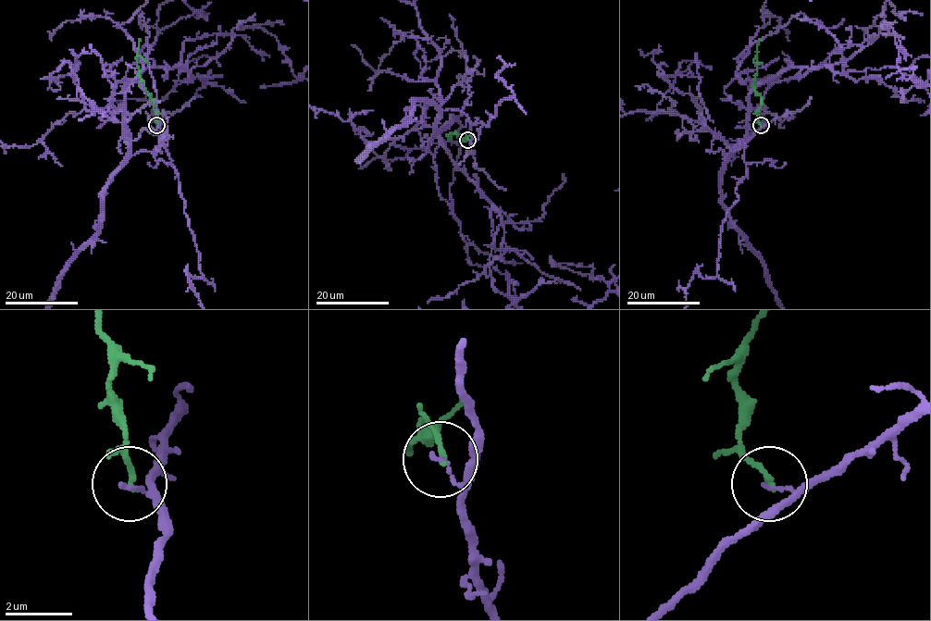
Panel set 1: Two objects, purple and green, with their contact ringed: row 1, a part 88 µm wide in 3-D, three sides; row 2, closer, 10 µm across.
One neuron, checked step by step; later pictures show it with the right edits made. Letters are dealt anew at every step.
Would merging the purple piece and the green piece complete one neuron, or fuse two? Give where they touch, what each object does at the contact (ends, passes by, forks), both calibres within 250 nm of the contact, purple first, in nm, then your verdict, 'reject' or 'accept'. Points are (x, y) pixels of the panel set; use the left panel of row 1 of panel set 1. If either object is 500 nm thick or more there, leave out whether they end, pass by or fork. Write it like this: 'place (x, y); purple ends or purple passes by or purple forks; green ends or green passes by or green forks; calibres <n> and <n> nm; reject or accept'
place (156, 125); purple ends; green ends; calibres 110 and 160 nm; reject

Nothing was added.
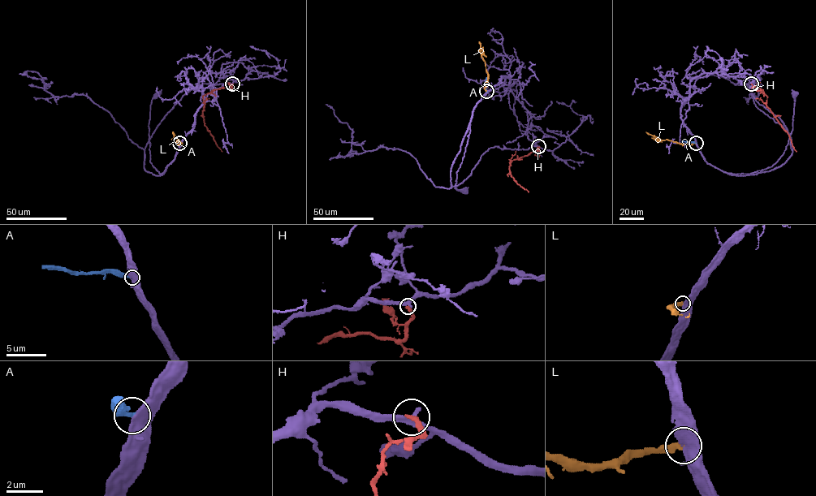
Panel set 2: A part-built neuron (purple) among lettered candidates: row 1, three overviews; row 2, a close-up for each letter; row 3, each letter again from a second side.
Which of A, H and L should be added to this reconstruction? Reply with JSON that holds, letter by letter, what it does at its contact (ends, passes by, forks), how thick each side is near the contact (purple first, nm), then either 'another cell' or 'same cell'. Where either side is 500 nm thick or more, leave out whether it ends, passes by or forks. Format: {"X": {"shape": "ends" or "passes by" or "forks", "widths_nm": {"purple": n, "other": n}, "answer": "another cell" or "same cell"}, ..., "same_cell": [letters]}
{"A": {"widths_nm": {"purple": 650, "other": 300}, "answer": "another cell"}, "H": {"shape": "ends", "widths_nm": {"purple": 360, "other": 320}, "answer": "another cell"}, "L": {"shape": "ends", "widths_nm": {"purple": 440, "other": 360}, "answer": "another cell"}, "same_cell": []}

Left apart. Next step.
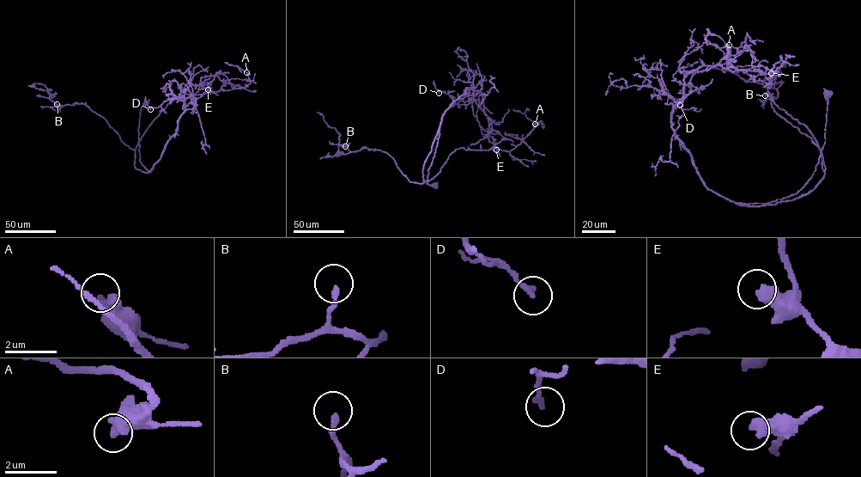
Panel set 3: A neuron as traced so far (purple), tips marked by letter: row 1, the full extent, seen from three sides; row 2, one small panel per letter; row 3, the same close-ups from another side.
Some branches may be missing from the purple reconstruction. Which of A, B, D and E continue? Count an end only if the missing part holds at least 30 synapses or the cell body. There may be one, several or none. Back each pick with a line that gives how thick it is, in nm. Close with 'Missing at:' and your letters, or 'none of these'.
Missing at: none of these

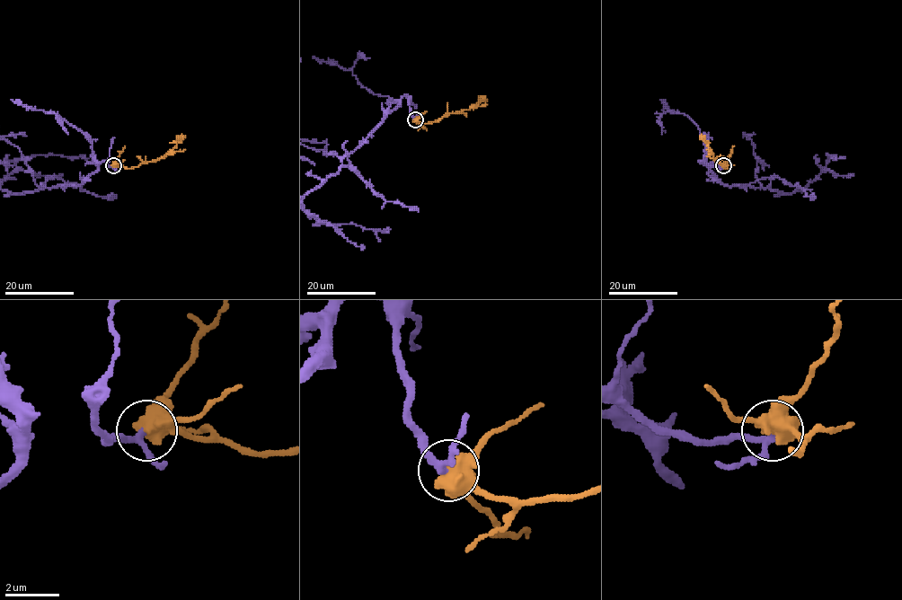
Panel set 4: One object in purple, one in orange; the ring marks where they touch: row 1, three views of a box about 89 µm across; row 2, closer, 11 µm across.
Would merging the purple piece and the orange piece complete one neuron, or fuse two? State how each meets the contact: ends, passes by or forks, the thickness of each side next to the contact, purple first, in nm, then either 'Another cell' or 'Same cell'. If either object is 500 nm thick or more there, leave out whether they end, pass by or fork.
Thickness 200 nm (purple) against 550 nm. Same cell

